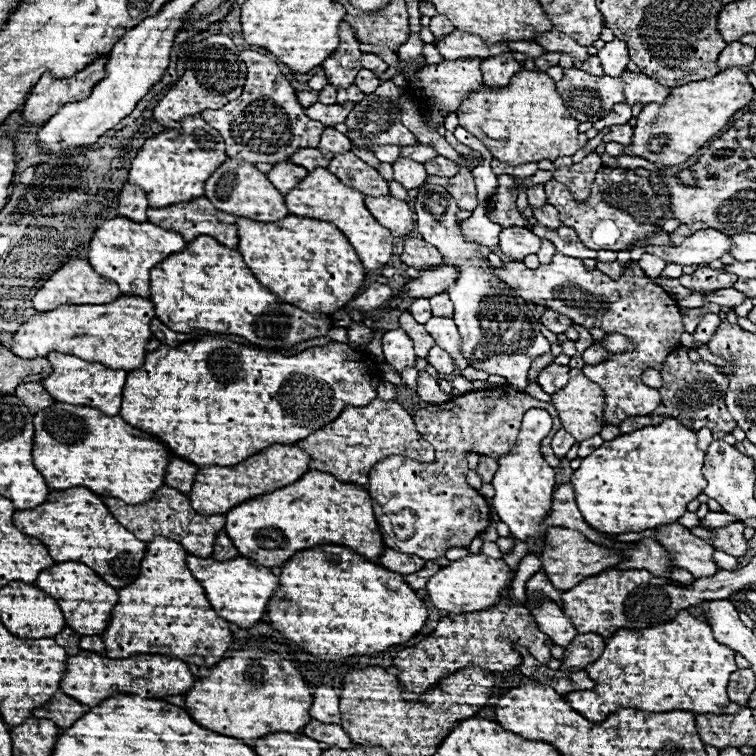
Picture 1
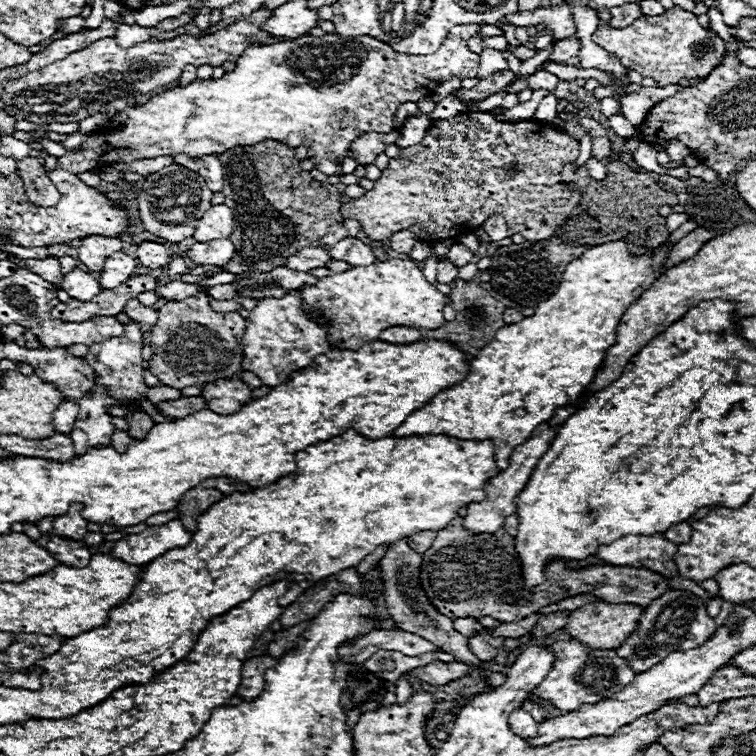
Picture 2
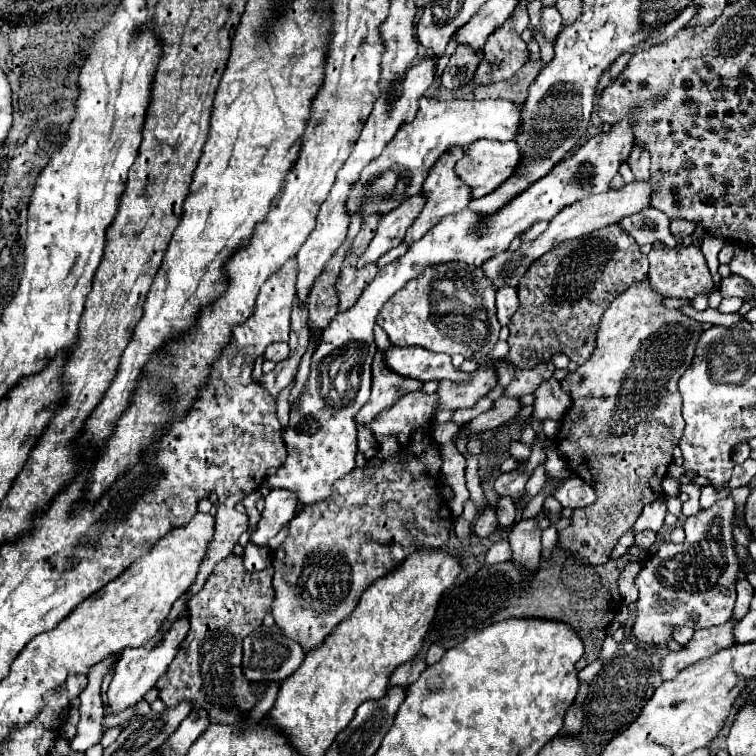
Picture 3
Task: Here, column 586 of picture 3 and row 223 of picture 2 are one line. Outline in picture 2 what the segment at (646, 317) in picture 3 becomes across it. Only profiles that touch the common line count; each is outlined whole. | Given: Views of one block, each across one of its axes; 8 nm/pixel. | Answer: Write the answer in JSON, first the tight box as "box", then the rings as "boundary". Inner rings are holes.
{"box":[340,112,580,244],"boundary":[[[464,112],[442,120],[442,128],[430,126],[420,144],[404,148],[398,158],[390,158],[388,168],[382,170],[382,176],[374,182],[374,190],[344,202],[340,214],[342,218],[358,220],[370,240],[384,240],[398,230],[410,230],[418,240],[436,244],[440,240],[476,232],[492,214],[504,216],[510,234],[522,234],[526,240],[534,242],[548,240],[580,200],[580,192],[570,192],[560,176],[562,168],[578,158],[578,148],[578,140],[572,140],[546,122],[498,122],[488,112]]]}

